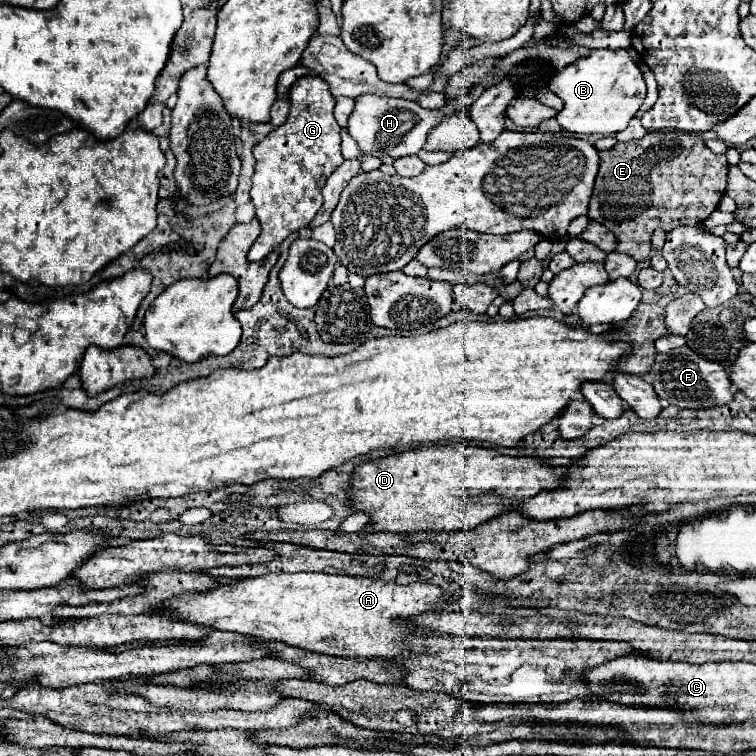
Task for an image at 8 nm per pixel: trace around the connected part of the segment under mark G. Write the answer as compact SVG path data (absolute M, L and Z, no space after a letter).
M319 76L299 78L289 92L291 112L285 124L273 128L259 144L253 146L255 172L251 200L261 222L261 234L251 246L247 258L251 262L263 260L289 234L309 226L323 204L321 190L333 170L343 162L341 156L341 128L333 118L335 98Z

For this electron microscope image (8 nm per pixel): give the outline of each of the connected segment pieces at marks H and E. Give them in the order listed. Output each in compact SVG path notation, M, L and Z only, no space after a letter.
M481 84L481 88L479 86L473 88L473 92L469 96L465 96L463 100L459 98L455 104L445 104L439 110L425 110L417 102L403 100L403 98L381 98L381 96L375 96L375 94L365 94L365 96L355 100L355 110L349 118L347 132L355 138L355 142L359 144L363 154L371 154L371 156L377 156L377 158L383 158L383 156L391 156L391 158L411 156L411 154L417 154L423 148L429 130L443 116L457 112L461 106L469 108L483 94L485 88L487 86Z
M673 128L655 130L641 140L617 142L611 150L599 152L599 156L601 168L595 180L587 218L607 226L619 240L617 252L629 254L637 262L643 262L651 256L649 250L653 230L661 228L665 232L671 232L677 226L699 226L717 208L721 196L725 194L729 164L723 154L713 154L697 134L677 132Z

